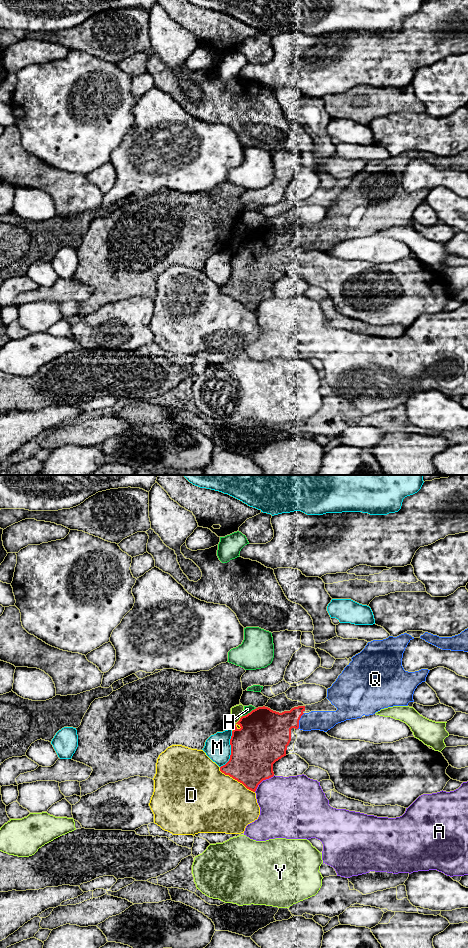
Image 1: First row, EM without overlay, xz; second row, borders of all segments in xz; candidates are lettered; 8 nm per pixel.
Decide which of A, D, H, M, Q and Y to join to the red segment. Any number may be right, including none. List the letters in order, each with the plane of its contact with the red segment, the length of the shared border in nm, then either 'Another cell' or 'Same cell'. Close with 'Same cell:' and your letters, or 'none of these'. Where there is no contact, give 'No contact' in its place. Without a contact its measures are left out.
A: Touches red in xz. Shared border 220 nm. Another cell
D: Touches red in xz. Shared border 360 nm. Another cell
H: Touches red in xz. Shared border 150 nm. Another cell
M: Touches red in xz. Shared border 320 nm. Another cell
Q: Touches red in xz. Shared border 140 nm. Same cell
Y: Touches red in xz. Shared border 70 nm. Another cell
Same cell: Q

